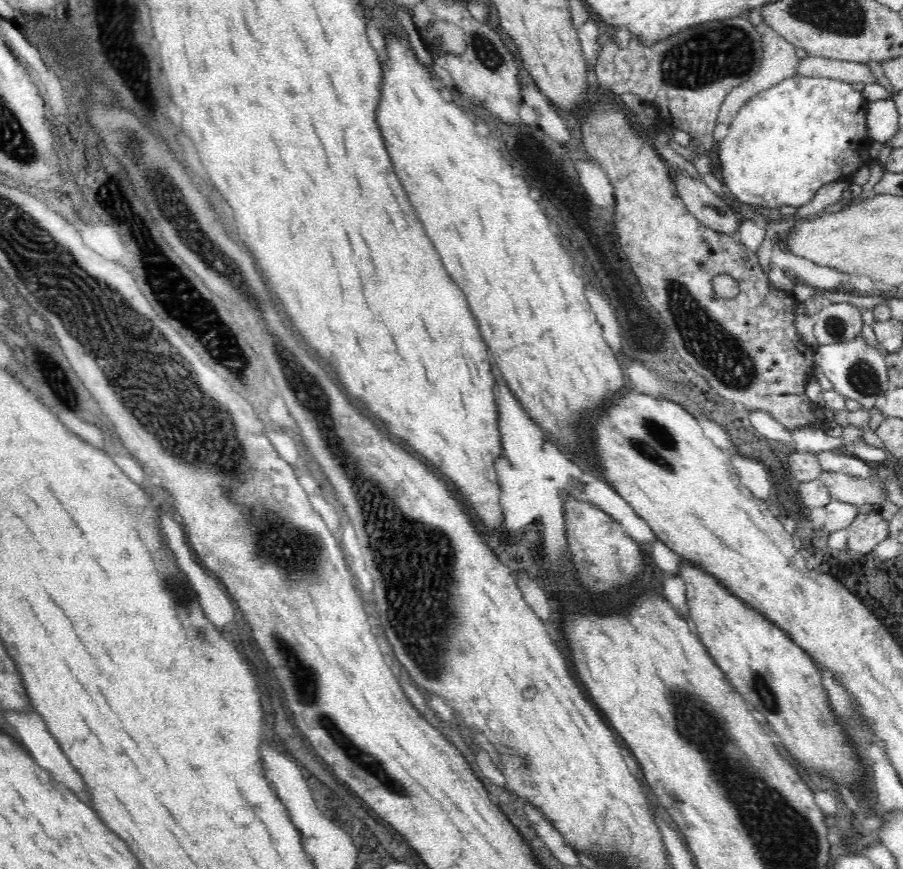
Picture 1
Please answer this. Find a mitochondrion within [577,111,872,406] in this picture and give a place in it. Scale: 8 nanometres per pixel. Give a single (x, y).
(721, 355)

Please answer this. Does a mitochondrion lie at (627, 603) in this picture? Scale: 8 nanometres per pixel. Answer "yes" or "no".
no

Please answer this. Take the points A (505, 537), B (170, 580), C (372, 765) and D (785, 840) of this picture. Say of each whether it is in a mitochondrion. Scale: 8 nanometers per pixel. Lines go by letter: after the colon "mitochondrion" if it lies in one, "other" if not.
A: other
B: mitochondrion
C: mitochondrion
D: mitochondrion

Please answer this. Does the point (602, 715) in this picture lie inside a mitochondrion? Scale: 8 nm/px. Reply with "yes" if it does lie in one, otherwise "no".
no

